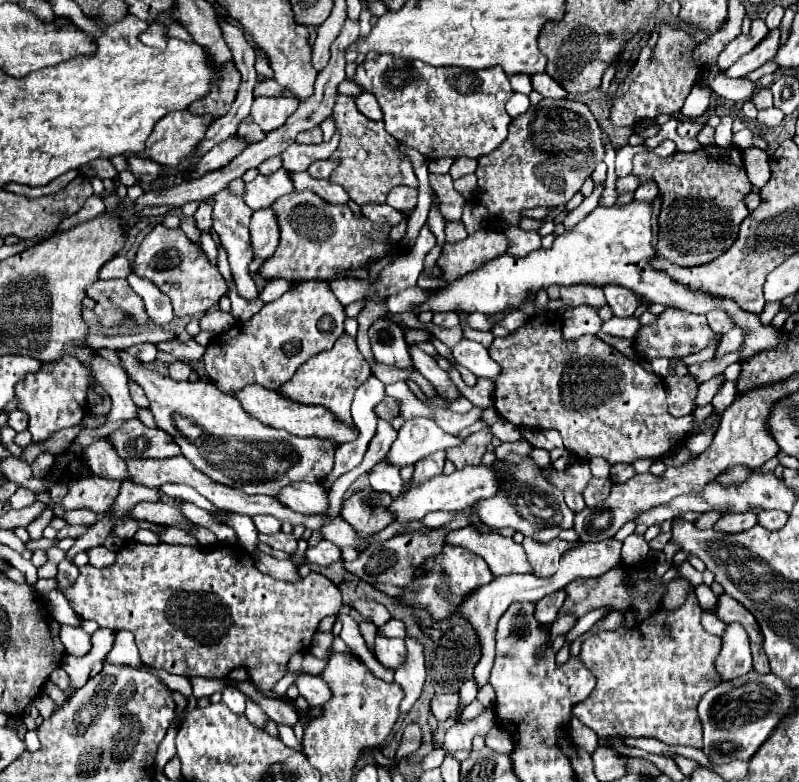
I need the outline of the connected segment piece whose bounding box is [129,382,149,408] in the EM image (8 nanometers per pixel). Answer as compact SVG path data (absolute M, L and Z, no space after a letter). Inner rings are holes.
M129 382L131 386L131 398L133 398L133 402L139 406L139 408L149 408L149 400L145 398L145 394L143 394L143 390L135 384L135 382Z

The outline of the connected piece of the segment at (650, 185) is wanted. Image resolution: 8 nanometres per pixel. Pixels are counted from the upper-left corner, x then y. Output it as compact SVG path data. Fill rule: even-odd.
M643 182L635 190L635 200L653 200L657 196L657 184L655 182Z

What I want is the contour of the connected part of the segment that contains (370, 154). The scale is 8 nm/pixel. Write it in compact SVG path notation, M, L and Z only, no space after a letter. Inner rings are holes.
M337 94L331 116L341 134L341 140L337 150L331 154L331 160L337 160L337 168L329 180L343 186L355 204L359 206L365 202L383 204L389 190L395 186L417 188L417 176L411 160L401 154L401 150L397 148L399 142L385 130L383 122L373 122L365 118L357 110L355 100L343 94Z

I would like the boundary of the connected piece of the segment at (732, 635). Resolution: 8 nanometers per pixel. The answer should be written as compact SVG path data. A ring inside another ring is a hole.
M737 624L727 626L723 636L723 648L715 666L723 680L735 680L753 670L749 638L741 626Z

